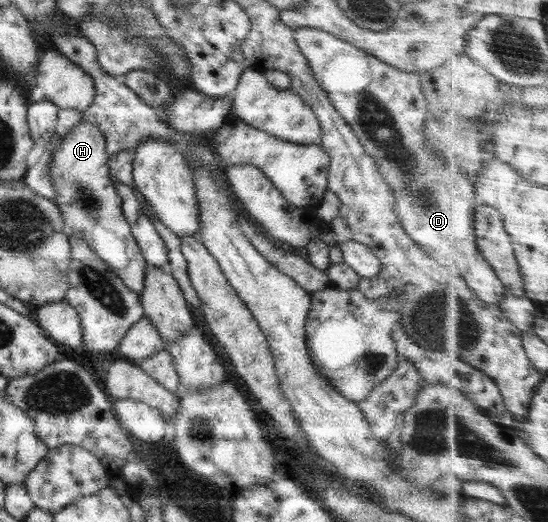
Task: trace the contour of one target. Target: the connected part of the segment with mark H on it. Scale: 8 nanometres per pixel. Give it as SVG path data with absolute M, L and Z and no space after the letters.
M81 120L76 128L63 131L62 142L54 149L53 159L50 162L49 177L57 192L53 199L61 210L64 219L63 232L70 237L79 237L85 241L93 253L103 260L113 270L131 291L140 294L144 290L146 272L150 265L145 261L141 248L131 233L129 222L124 218L121 207L122 199L117 194L114 181L111 181L105 137L96 125Z

